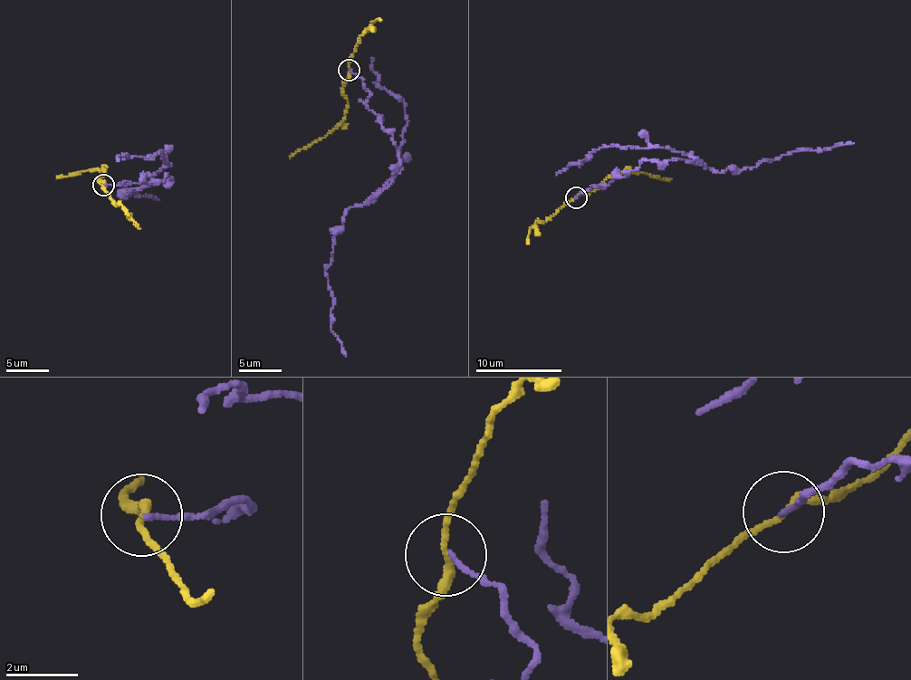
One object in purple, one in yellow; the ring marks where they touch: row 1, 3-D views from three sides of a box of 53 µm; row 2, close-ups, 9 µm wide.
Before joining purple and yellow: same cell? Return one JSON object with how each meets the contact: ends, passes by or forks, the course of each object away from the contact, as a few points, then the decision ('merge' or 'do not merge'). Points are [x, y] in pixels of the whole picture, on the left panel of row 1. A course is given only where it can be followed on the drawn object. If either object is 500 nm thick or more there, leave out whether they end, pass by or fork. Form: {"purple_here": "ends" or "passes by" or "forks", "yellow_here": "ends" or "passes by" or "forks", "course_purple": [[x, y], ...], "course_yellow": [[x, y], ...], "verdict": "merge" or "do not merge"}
{"purple_here": "ends", "yellow_here": "passes by", "course_purple": [[103, 184], [161, 182], [167, 175], [169, 180], [133, 188], [125, 196], [119, 190], [159, 200]], "course_yellow": [[103, 184], [100, 180], [104, 170], [57, 177]], "verdict": "do not merge"}

